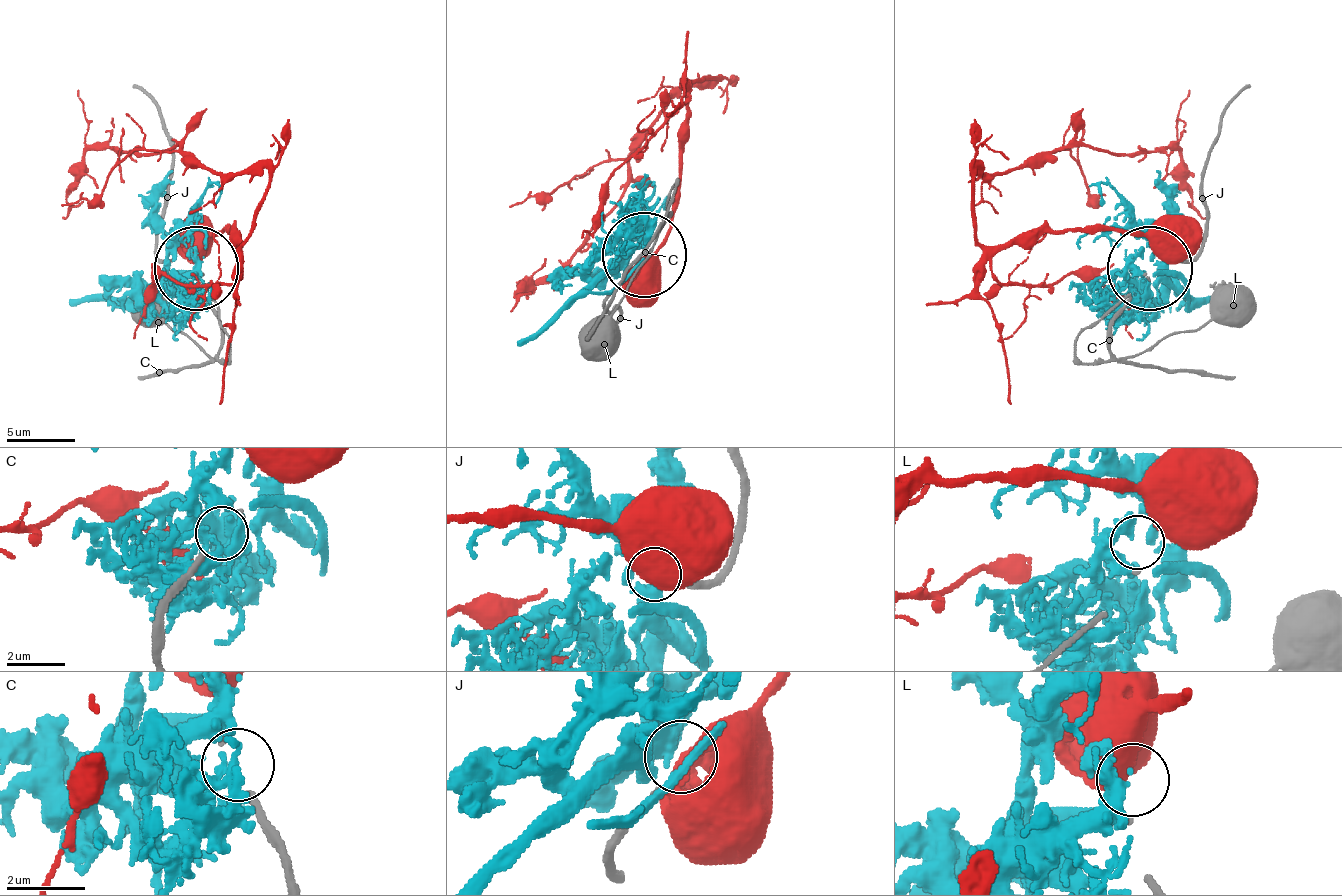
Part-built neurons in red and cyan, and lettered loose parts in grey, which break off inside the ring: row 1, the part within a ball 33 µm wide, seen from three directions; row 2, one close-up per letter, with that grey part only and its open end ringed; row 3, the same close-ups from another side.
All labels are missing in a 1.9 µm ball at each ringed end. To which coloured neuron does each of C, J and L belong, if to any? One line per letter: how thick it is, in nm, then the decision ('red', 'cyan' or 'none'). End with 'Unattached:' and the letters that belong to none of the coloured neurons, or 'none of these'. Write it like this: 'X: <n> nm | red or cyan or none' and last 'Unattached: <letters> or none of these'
C: 90 nm | cyan
J: 240 nm | red
L: 120 nm | none
Unattached: L

